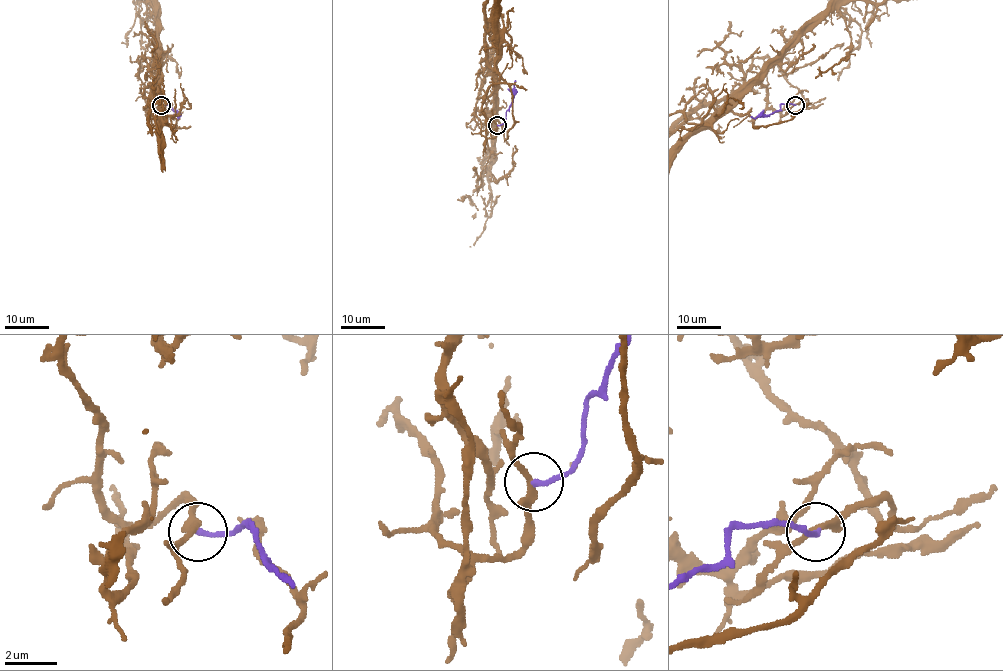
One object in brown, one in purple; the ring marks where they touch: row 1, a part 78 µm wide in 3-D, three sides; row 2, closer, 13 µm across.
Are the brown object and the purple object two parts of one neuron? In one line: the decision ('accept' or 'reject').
reject

